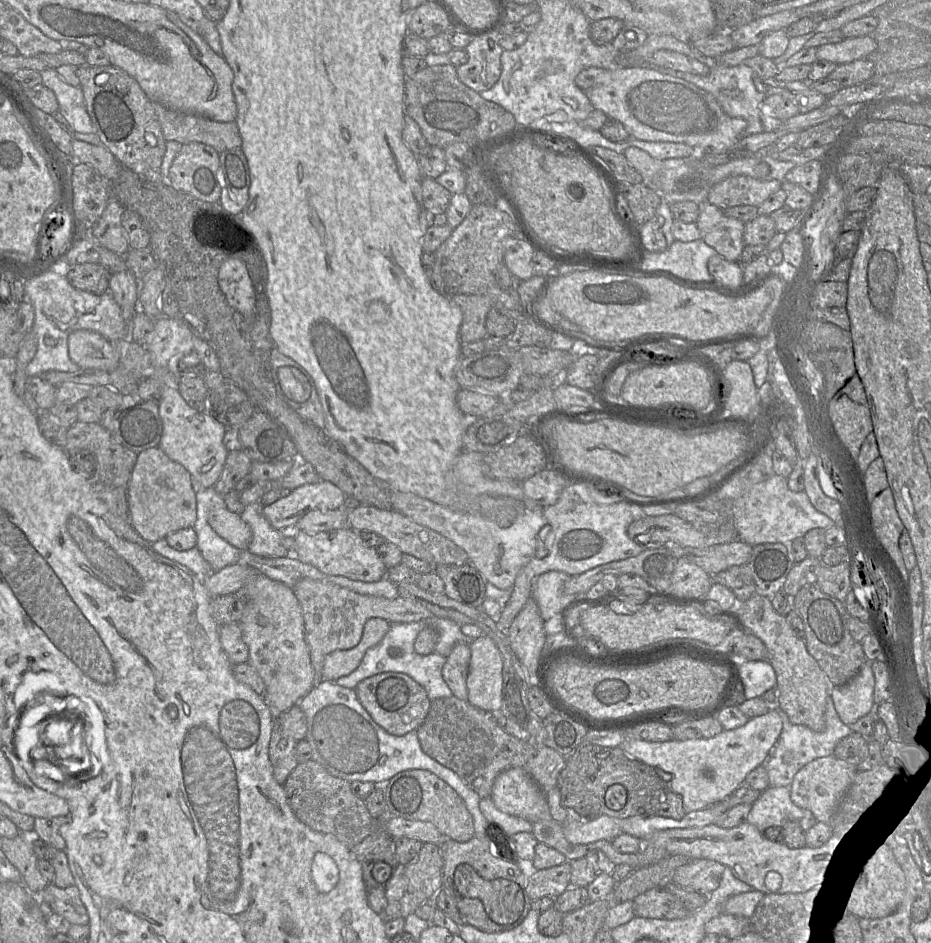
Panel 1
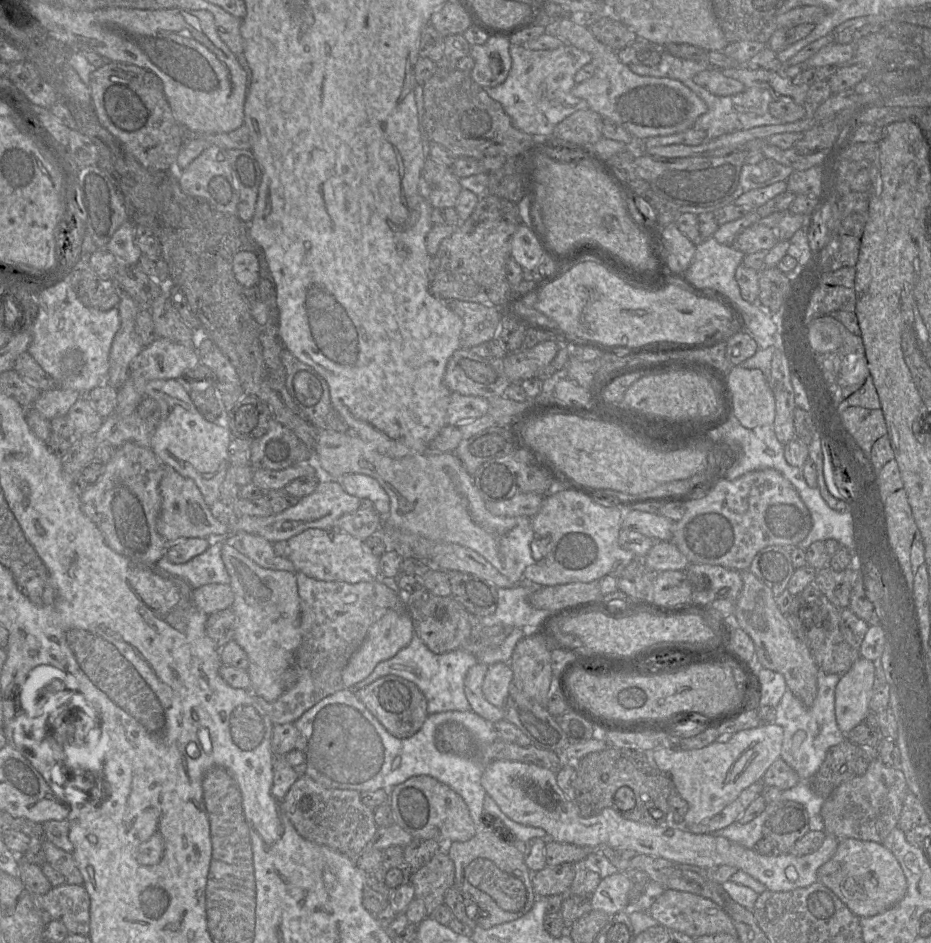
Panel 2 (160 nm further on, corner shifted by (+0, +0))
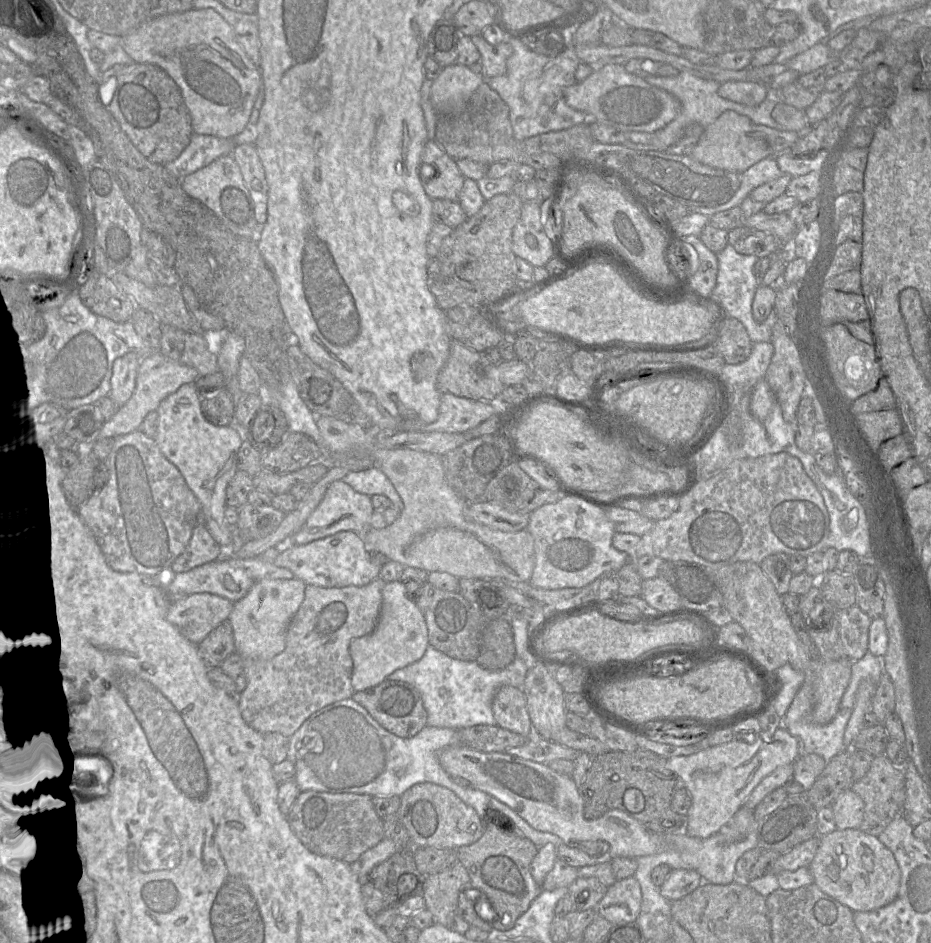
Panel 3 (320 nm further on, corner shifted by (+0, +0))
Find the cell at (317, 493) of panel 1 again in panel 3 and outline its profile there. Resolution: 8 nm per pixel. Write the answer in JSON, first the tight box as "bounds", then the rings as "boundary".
{"bounds":[289,480,373,545],"boundary":[[[342,480],[334,481],[328,487],[319,506],[309,516],[304,526],[291,536],[289,543],[294,545],[308,544],[342,531],[363,534],[369,529],[373,512],[370,496],[358,493]]]}

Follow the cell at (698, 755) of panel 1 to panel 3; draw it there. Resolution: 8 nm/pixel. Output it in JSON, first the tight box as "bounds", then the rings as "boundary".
{"bounds":[666,726,800,838],"boundary":[[[781,726],[775,732],[762,730],[752,743],[733,739],[696,754],[668,759],[666,767],[682,779],[692,798],[683,832],[697,838],[718,833],[766,776],[778,767],[793,764],[800,755],[800,742]]]}

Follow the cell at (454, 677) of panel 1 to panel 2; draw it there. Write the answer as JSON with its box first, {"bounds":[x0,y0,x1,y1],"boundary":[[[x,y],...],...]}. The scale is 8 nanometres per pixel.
{"bounds":[464,663,505,723],"boundary":[[[477,663],[465,678],[464,691],[471,710],[482,718],[495,723],[505,718],[505,709],[489,703],[483,695],[482,684],[489,665]]]}

